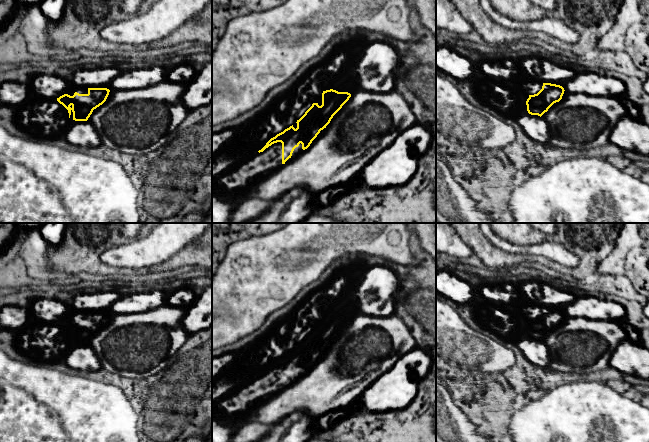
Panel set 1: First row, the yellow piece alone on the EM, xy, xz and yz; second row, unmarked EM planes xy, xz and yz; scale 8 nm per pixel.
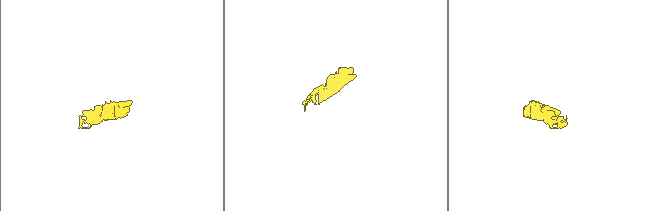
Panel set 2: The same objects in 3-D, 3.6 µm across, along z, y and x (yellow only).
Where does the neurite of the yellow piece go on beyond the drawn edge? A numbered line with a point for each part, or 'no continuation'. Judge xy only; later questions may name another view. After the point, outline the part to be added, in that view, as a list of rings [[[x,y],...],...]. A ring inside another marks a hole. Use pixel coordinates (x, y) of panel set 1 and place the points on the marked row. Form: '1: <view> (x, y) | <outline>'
1: xy (71, 90) | [[[71,86],[68,88],[68,90],[65,92],[65,94],[73,96],[75,92],[77,92],[79,94],[88,94],[88,88]]]

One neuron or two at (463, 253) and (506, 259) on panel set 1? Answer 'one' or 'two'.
two

